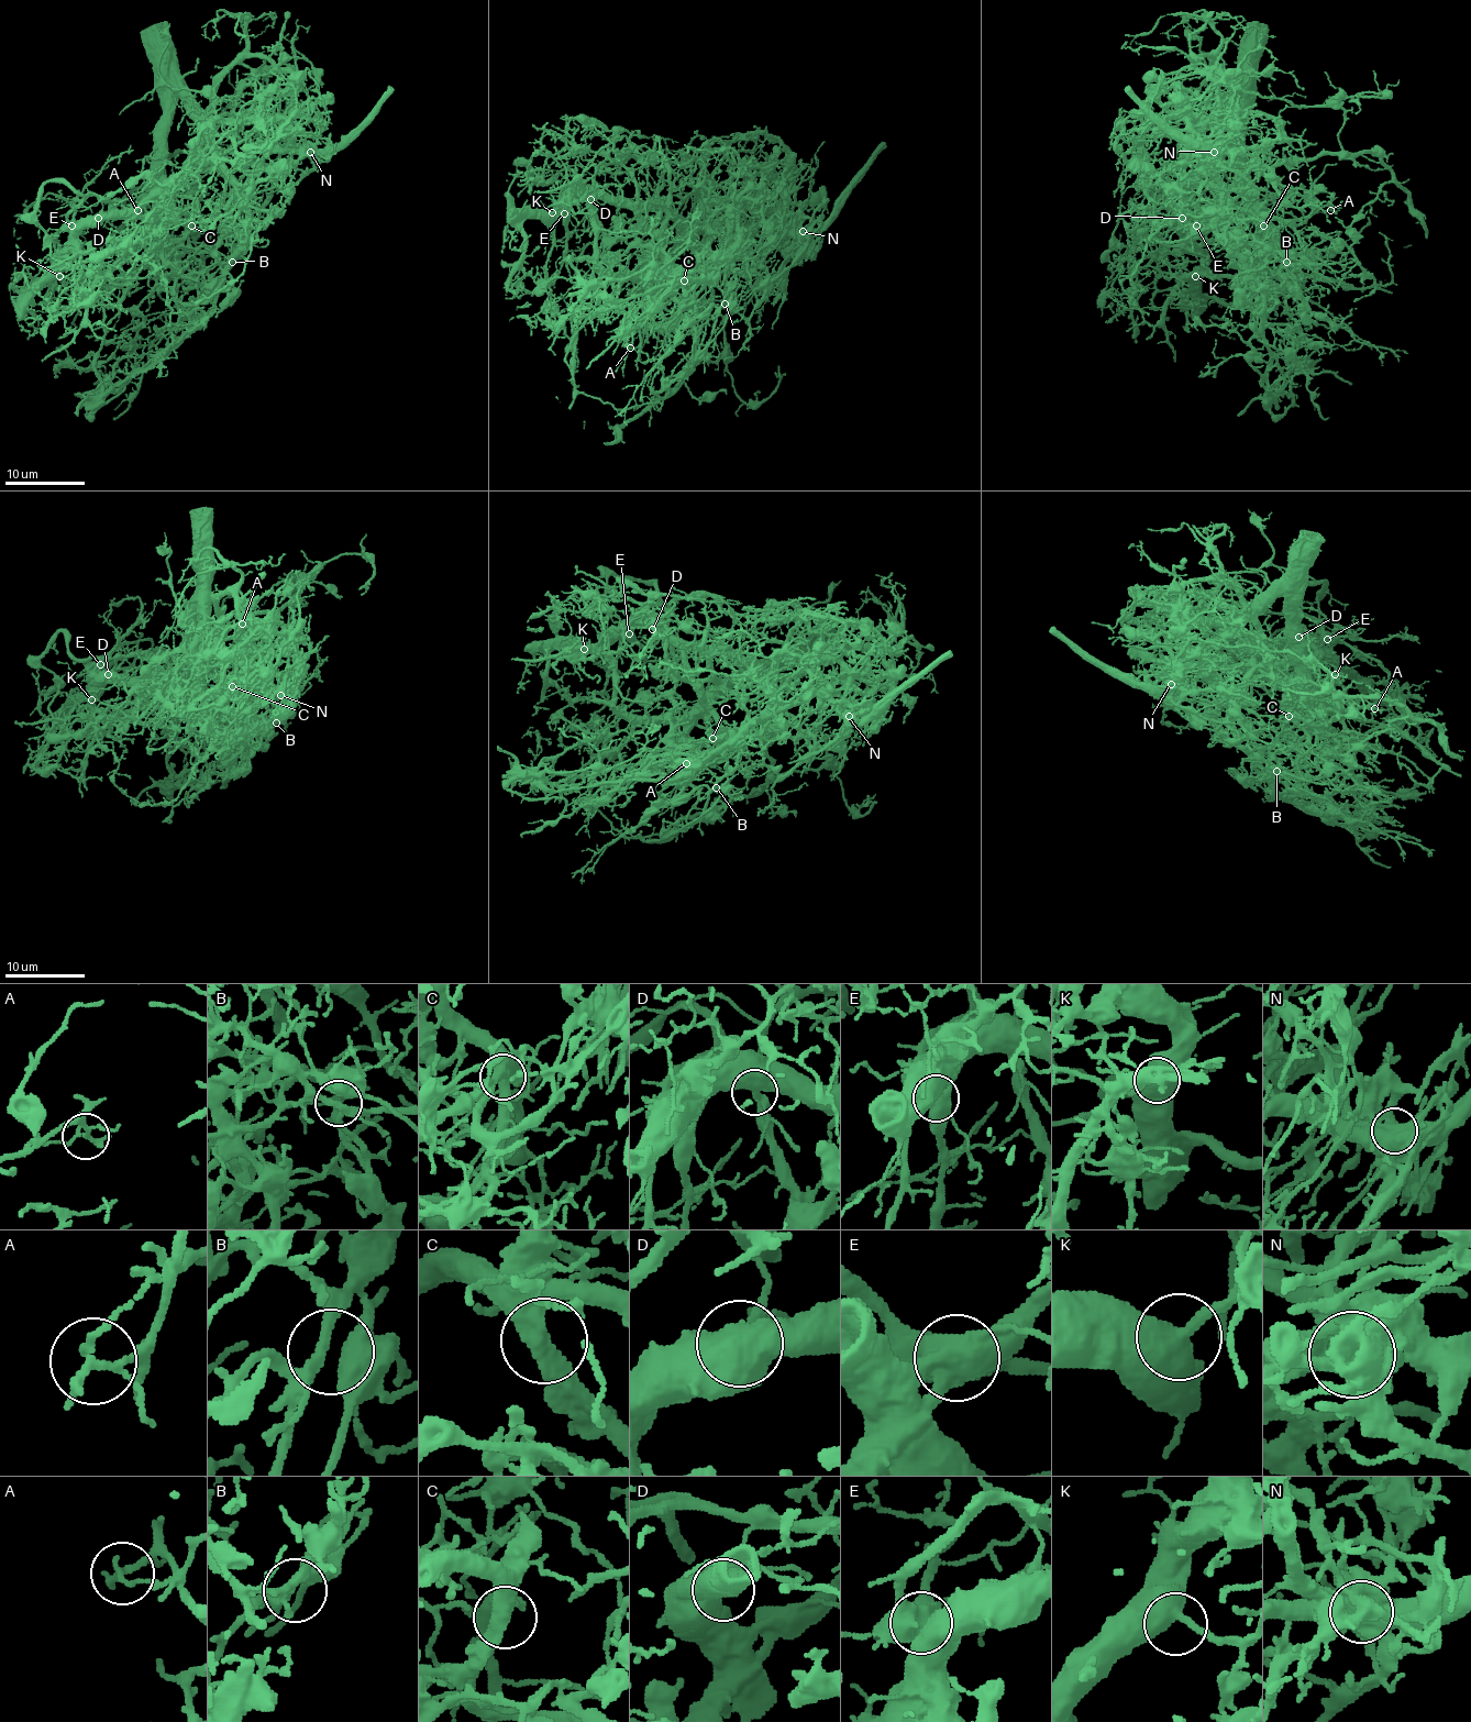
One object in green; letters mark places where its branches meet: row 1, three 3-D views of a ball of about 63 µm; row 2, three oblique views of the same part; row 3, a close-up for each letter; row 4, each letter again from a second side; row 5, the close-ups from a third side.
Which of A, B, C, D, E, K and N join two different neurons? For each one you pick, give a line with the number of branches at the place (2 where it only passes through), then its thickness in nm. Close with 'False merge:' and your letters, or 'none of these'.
A: branches 3; calibre 180 nm
C: branches 2; calibre 480 nm
E: branches 3; calibre 650 nm
N: branches 5; calibre 650 nm
False merge: A, C, E, N

